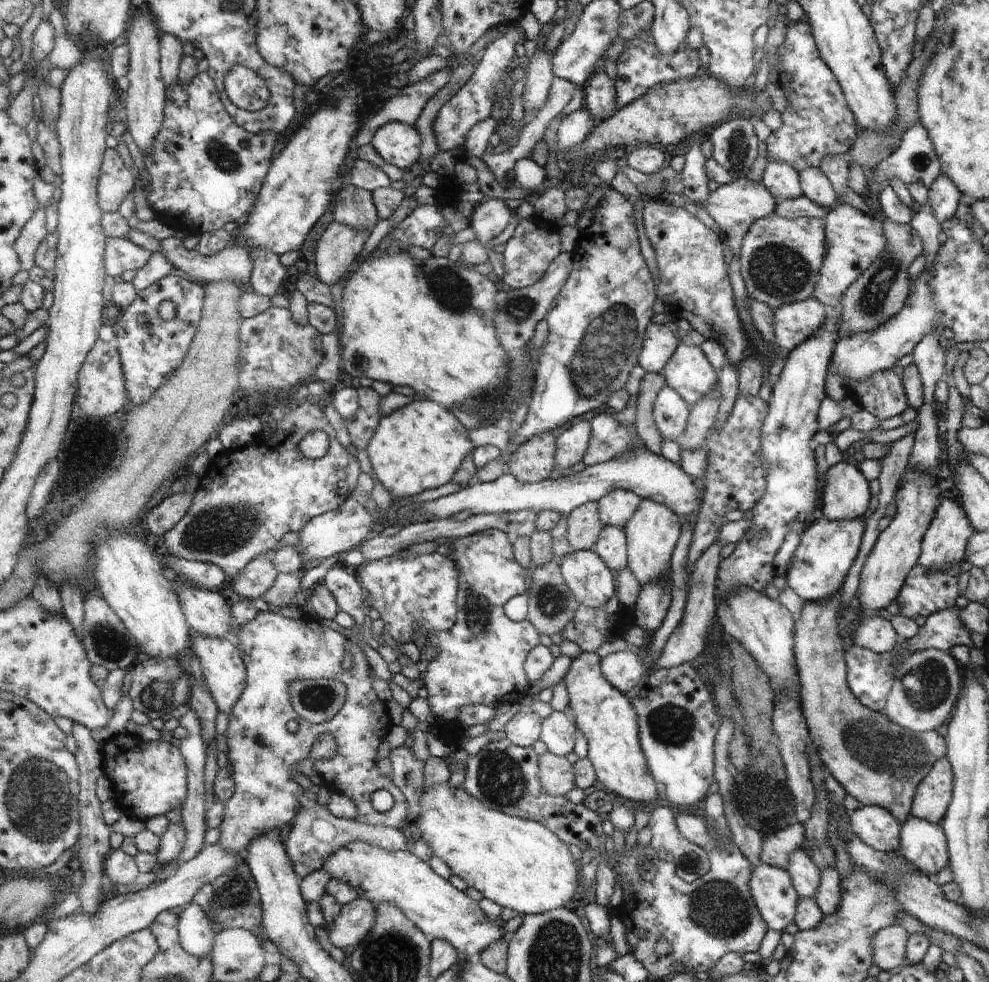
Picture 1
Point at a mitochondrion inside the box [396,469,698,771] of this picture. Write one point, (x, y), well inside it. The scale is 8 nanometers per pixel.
(477, 616)

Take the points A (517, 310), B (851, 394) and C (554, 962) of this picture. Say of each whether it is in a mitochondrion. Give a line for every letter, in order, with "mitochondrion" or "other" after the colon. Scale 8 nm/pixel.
A: mitochondrion
B: other
C: mitochondrion

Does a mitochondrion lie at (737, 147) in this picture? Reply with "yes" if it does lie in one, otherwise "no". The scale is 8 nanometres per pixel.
yes

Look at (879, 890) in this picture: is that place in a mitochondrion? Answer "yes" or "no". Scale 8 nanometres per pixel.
yes

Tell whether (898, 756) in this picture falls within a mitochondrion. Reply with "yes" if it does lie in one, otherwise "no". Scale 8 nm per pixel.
yes

